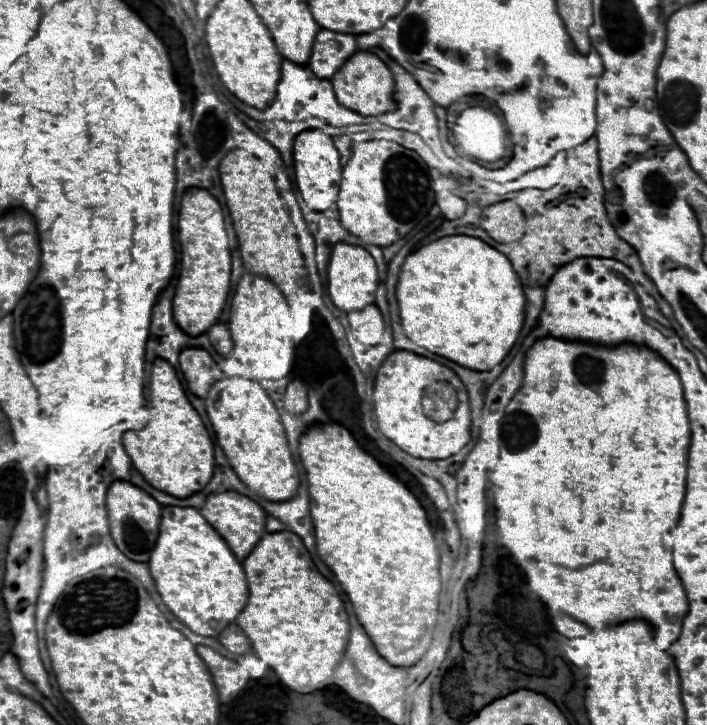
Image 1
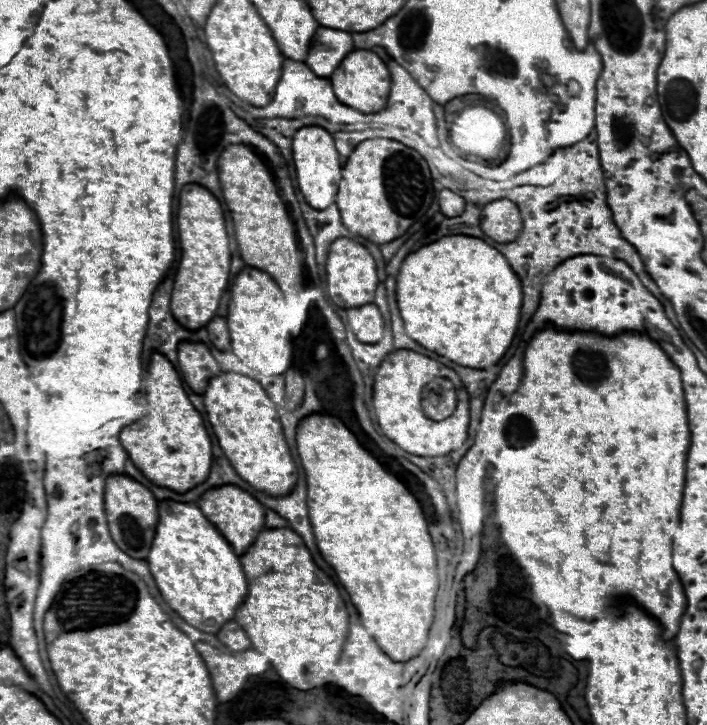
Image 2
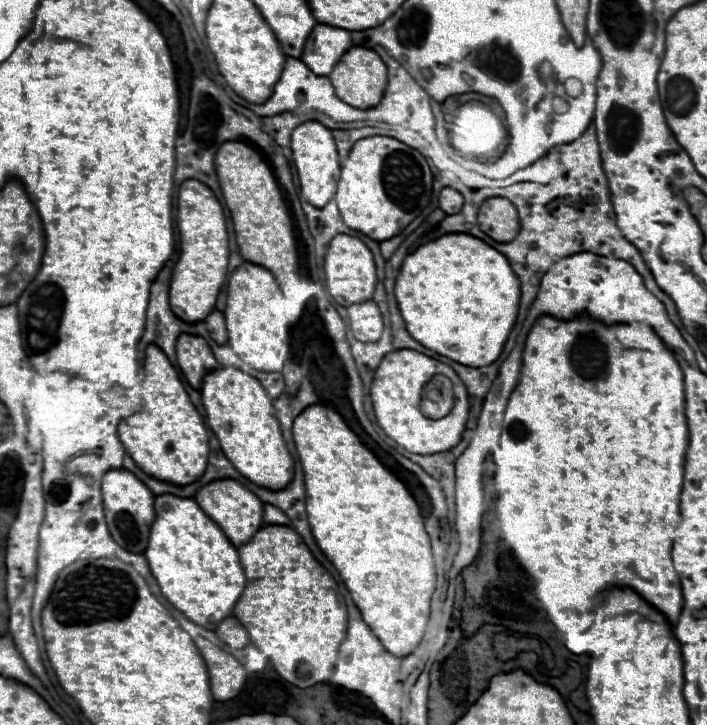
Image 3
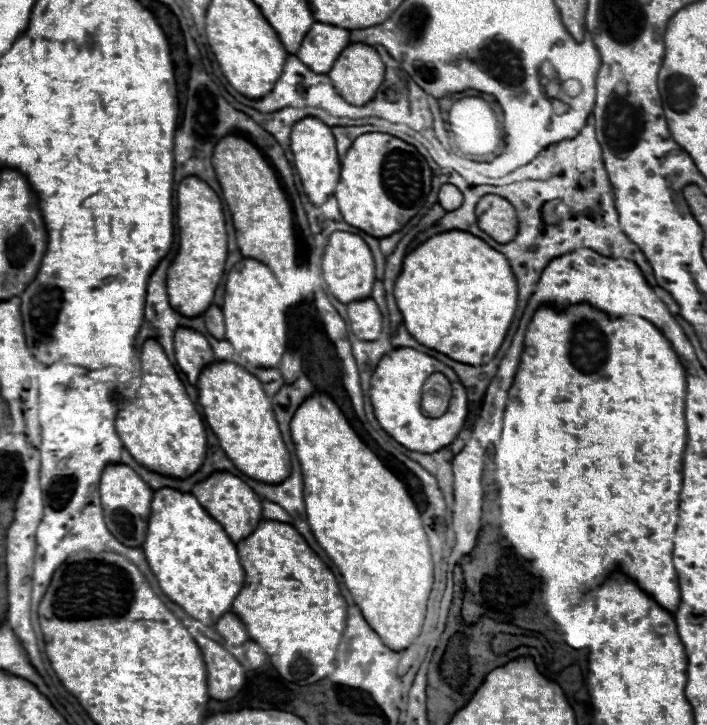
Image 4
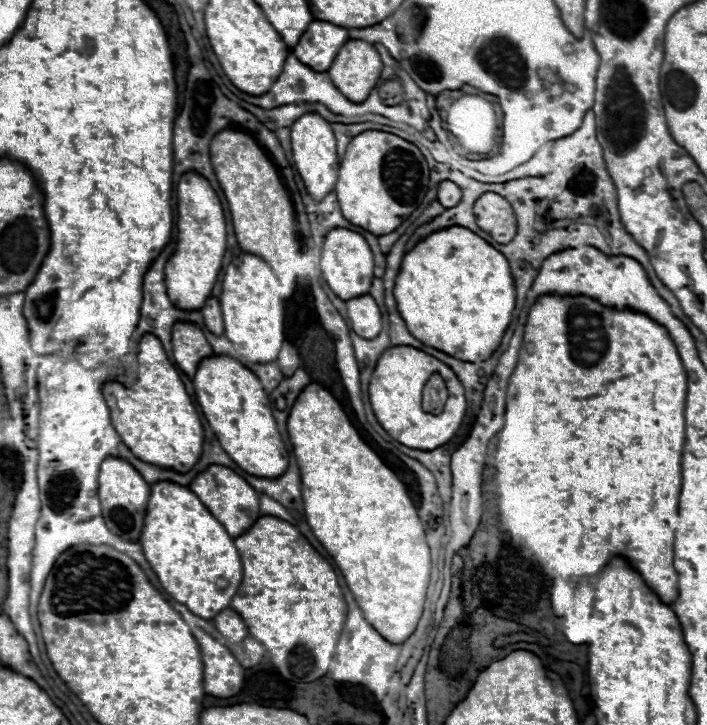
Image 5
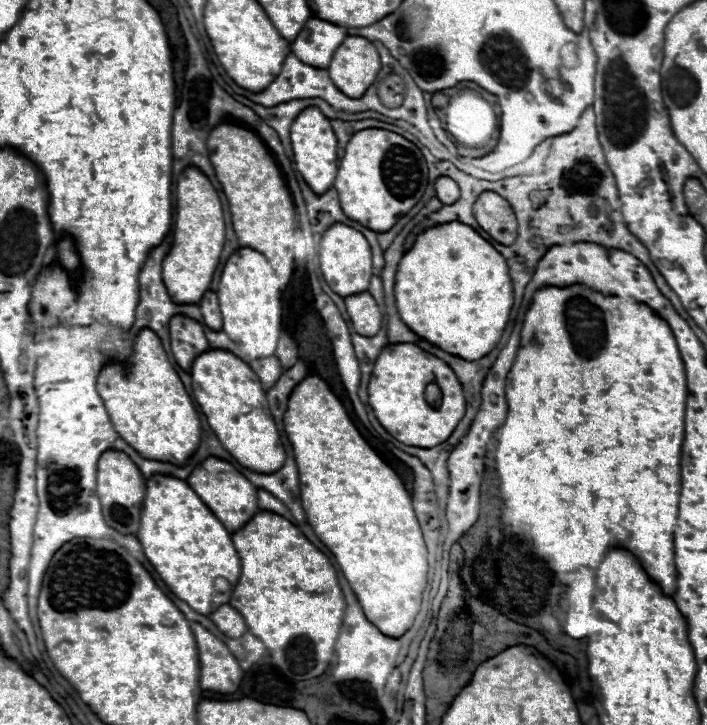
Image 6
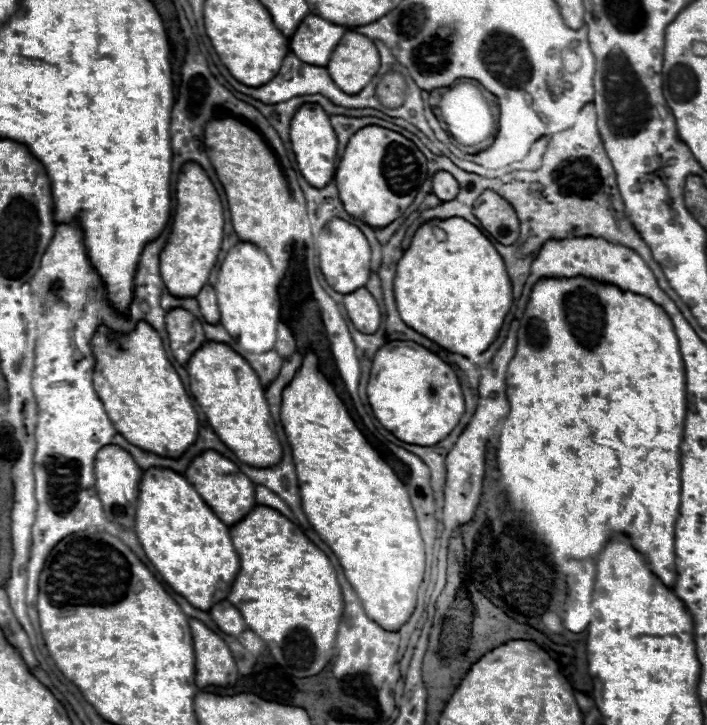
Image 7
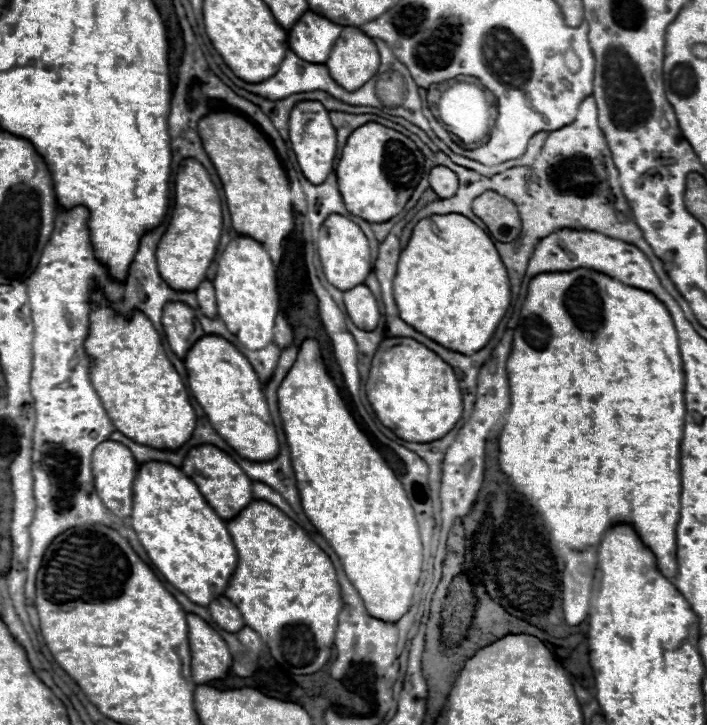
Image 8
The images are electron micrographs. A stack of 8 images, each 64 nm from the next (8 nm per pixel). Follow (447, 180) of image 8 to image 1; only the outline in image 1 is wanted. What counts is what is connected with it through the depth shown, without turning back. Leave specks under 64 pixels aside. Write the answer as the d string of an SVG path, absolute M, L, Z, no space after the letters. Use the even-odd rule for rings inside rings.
M446 192L444 196L438 198L438 206L440 206L440 212L448 218L448 220L456 220L464 214L466 210L466 202L458 196L454 196L452 192Z

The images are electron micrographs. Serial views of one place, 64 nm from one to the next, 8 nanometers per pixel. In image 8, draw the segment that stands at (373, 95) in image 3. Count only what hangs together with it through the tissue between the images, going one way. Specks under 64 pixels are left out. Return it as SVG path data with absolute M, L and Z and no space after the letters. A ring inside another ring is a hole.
M344 28L340 40L336 40L330 52L326 66L336 84L348 92L354 92L378 72L380 60L376 44L358 28Z

